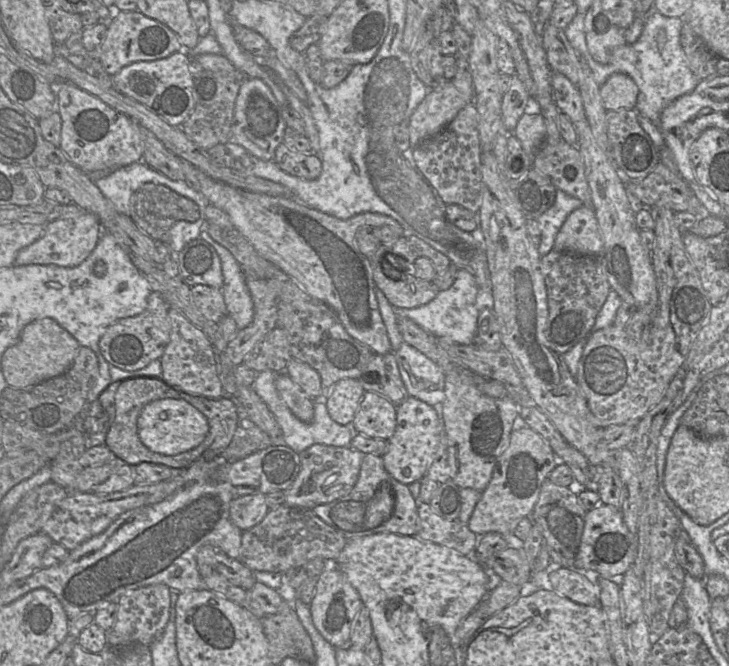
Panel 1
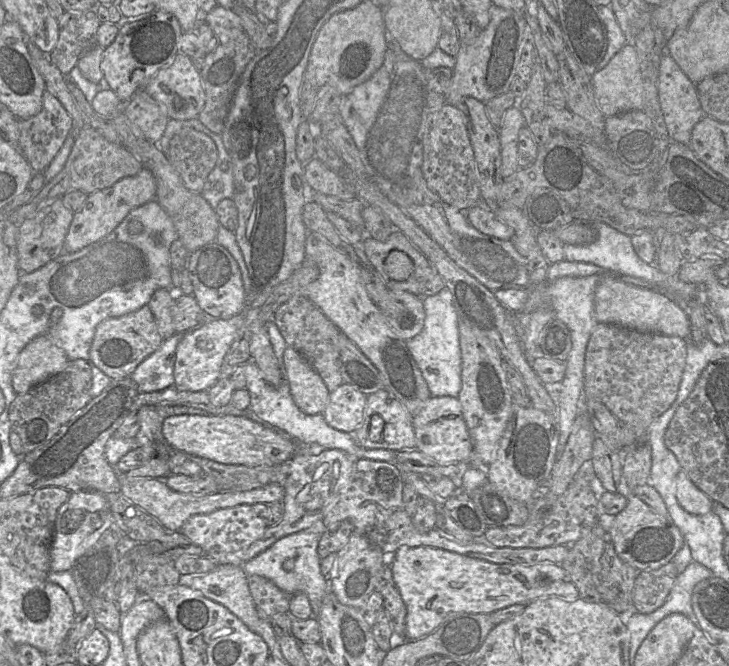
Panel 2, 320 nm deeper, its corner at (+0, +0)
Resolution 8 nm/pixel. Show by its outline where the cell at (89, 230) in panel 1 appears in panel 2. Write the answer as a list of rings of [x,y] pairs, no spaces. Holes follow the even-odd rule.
[[[142,168],[136,175],[126,177],[109,188],[87,196],[83,206],[74,212],[64,242],[64,252],[73,253],[99,241],[110,234],[128,213],[156,197],[156,182],[153,174]]]

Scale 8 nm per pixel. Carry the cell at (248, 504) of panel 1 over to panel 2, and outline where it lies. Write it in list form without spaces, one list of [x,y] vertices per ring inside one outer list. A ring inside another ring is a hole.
[[[265,503],[242,504],[218,509],[209,514],[191,516],[179,530],[194,544],[201,547],[205,556],[218,565],[242,566],[243,555],[256,540],[261,538],[267,526],[269,506]]]

